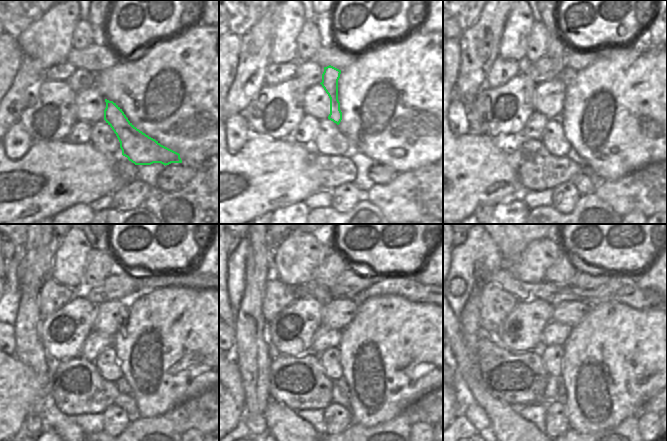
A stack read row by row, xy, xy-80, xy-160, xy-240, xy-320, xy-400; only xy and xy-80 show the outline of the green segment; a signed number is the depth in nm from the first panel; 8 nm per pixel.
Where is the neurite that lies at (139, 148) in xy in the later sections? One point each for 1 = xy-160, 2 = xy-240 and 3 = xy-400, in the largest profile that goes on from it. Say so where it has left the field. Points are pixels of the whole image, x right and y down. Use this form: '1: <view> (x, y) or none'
1: xy-160 (557, 48)
2: xy-240 (98, 244)
3: none

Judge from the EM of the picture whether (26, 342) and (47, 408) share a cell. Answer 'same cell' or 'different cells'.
same cell

